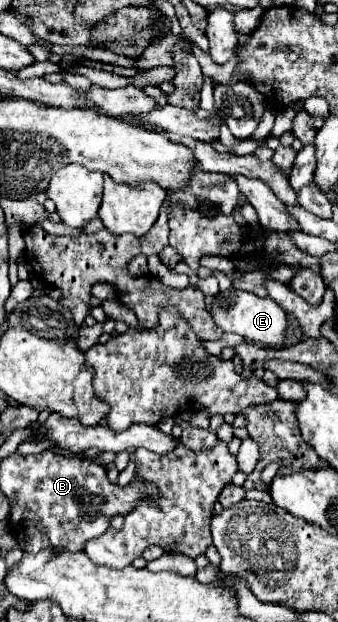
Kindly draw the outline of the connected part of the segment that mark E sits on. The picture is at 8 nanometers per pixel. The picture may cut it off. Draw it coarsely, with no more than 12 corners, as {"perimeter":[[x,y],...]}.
{"perimeter":[[230,289],[210,313],[222,331],[278,347],[288,315],[272,297]]}

